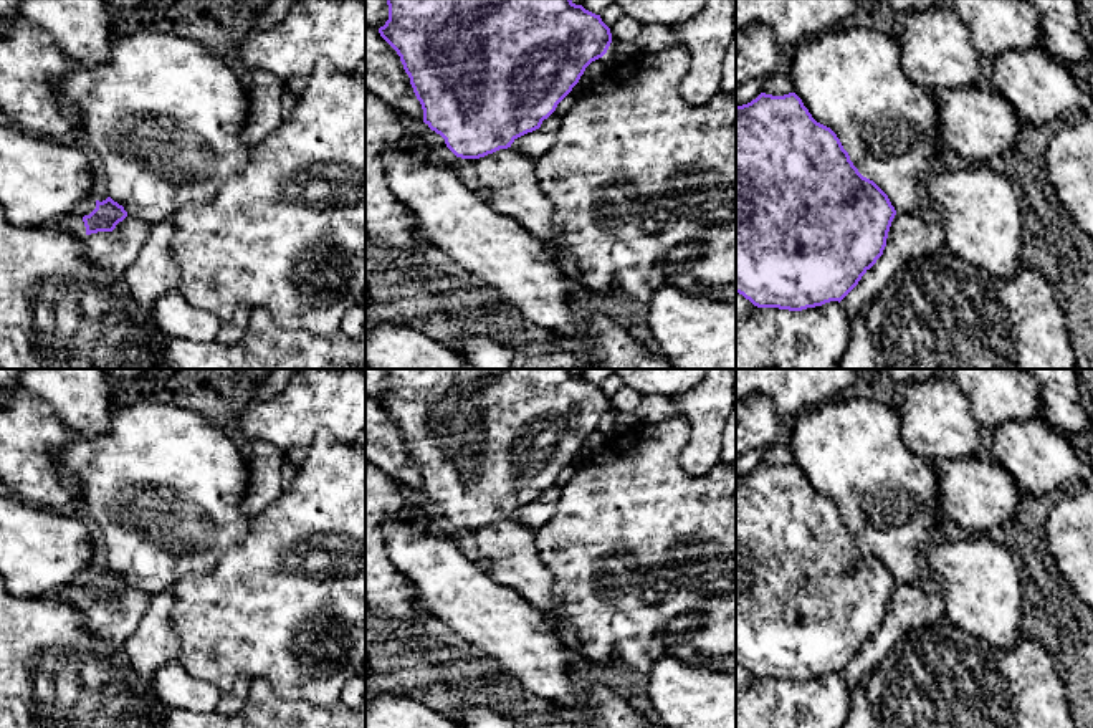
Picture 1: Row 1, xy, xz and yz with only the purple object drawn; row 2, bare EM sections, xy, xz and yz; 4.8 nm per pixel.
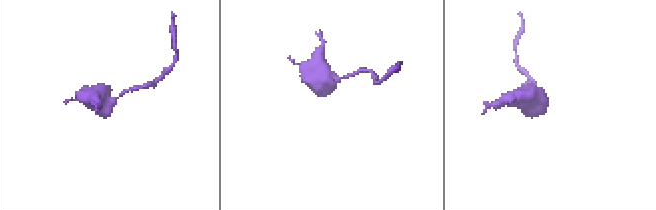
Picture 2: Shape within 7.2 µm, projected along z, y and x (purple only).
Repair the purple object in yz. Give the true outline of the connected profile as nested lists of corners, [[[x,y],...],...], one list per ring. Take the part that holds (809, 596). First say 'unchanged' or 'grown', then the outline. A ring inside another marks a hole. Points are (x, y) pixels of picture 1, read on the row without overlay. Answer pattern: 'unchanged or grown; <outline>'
unchanged; [[[761,463],[751,473],[736,477],[736,663],[754,677],[802,682],[830,672],[840,673],[883,625],[895,586],[888,566],[858,543],[837,505],[817,493],[795,463],[784,467]]]

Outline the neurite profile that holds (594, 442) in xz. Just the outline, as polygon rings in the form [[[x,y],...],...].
[[[602,429],[592,432],[579,450],[580,457],[585,460],[585,458],[599,453],[599,450],[604,447],[605,440],[607,440],[607,437]]]

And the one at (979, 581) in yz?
[[[987,534],[941,538],[923,553],[924,576],[944,599],[944,615],[1002,650],[1022,637],[1024,592],[1009,551]]]

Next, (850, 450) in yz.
[[[847,394],[795,417],[787,447],[812,488],[837,505],[858,543],[888,566],[896,582],[911,582],[916,577],[926,577],[923,553],[941,523],[934,506],[939,485],[933,463],[911,452],[900,432],[901,420],[895,405]]]

